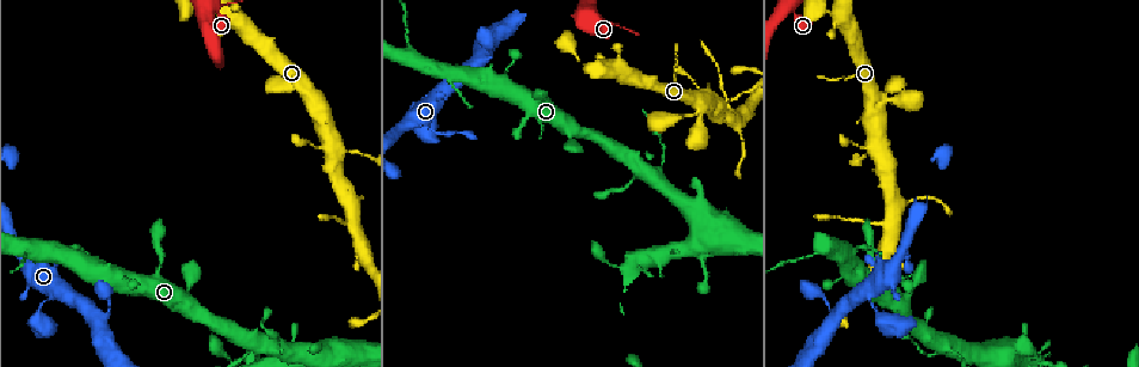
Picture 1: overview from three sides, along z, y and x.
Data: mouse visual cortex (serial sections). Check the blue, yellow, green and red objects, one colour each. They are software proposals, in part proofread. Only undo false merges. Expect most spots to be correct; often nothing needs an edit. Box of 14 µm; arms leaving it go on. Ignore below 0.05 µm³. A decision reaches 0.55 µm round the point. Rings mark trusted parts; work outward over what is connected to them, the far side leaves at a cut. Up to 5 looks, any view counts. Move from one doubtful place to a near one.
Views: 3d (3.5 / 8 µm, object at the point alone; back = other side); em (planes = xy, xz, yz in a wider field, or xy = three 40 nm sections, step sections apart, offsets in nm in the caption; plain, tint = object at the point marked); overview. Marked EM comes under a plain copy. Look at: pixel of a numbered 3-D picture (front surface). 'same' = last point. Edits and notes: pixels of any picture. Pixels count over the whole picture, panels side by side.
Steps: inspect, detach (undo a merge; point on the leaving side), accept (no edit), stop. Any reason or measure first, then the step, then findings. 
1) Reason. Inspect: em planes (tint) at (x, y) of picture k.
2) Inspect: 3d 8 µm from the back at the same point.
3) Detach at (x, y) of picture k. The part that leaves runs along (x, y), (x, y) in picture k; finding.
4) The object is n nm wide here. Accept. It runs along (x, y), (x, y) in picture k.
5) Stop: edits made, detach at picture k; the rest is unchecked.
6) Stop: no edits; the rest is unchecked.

Thick turns thin. Inspect: 3d 3.5 µm at (892, 321) of picture 1.

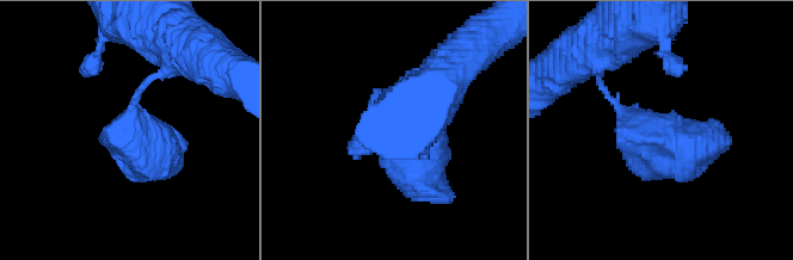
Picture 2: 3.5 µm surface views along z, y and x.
Inspect: em xy step 5 (tint) at (131, 134) of picture 2.

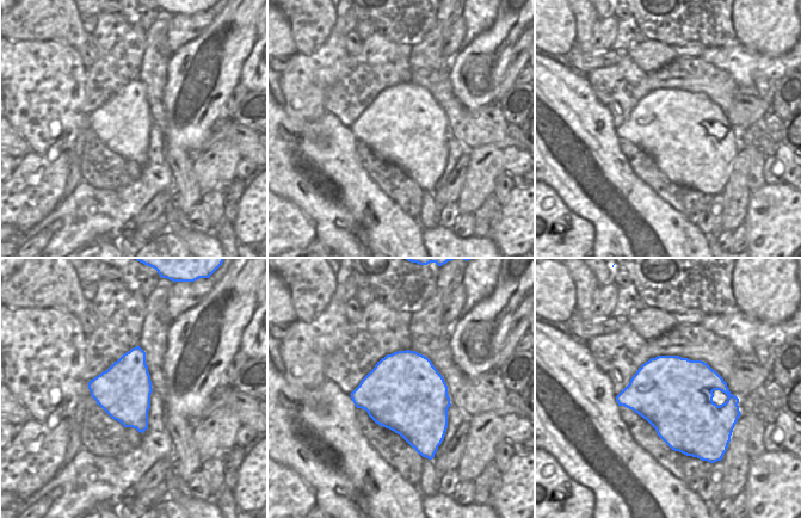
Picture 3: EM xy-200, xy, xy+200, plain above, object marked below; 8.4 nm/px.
Cut it another way. Inspect: em xy step 2 (tint) at the same point.

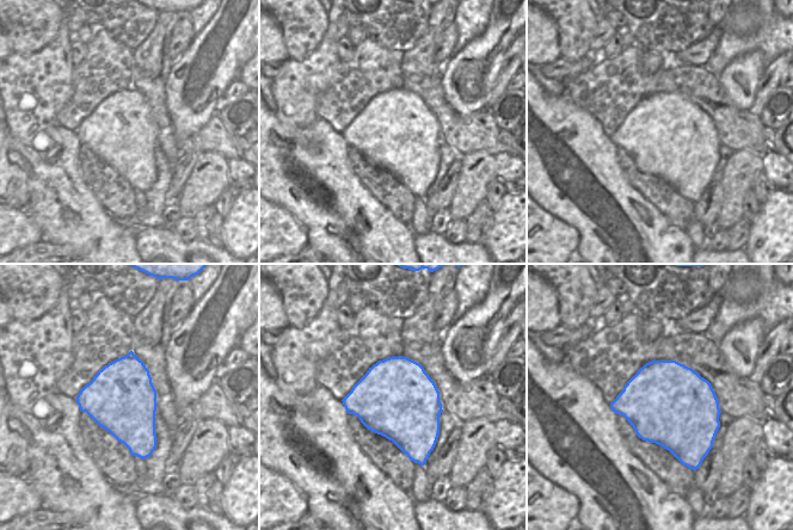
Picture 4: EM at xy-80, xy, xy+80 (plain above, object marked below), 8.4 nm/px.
The object is 650 nm wide here. Accept. It runs along (603, 87), (649, 135), (721, 146) in picture 2; continuous, no second cell.

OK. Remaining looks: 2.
Arms run side by side. Inspect: 3d 8 µm at (352, 210) of picture 1.

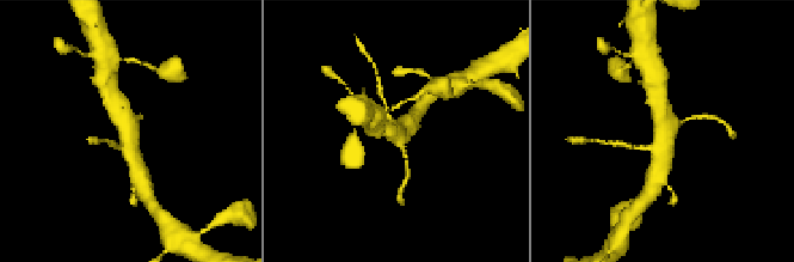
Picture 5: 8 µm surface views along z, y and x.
Inspect: 3d 3.5 µm from the back at (664, 132) of picture 5.

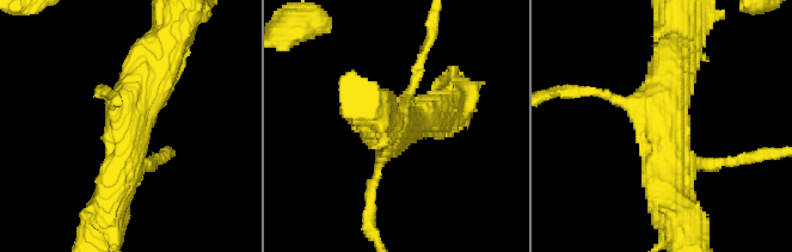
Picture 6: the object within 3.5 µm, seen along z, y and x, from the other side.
Accept. It runs along (171, 37), (116, 184) in picture 6; one cell here.

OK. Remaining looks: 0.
Stop: no edits; the rest is unchecked.

